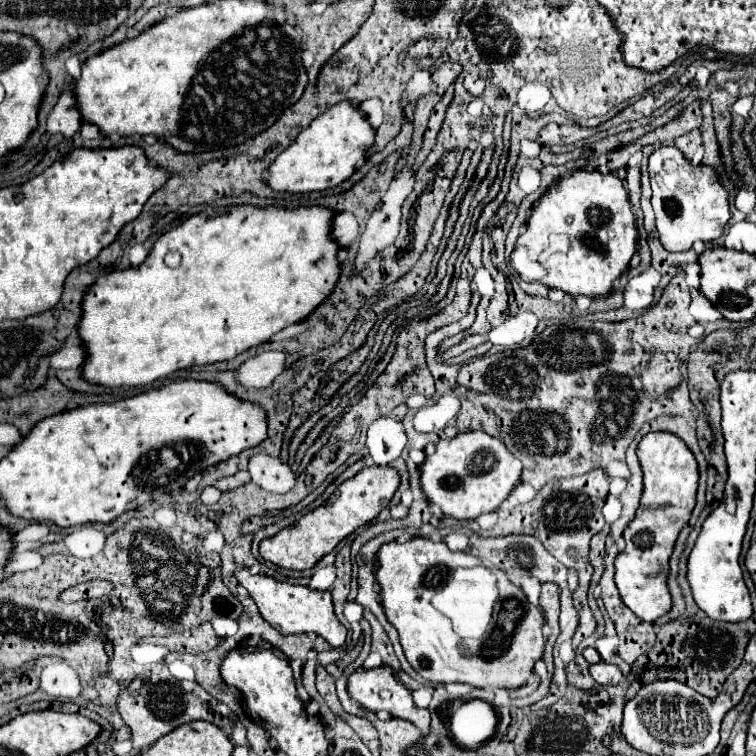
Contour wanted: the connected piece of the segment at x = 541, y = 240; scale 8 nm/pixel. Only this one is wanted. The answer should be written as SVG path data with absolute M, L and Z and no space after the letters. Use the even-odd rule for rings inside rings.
M575 170L551 184L539 204L533 206L525 226L527 230L517 238L515 250L509 258L511 268L525 282L541 282L547 288L561 288L571 296L583 294L595 298L609 294L613 282L629 268L629 260L637 250L637 228L629 194L615 174L601 174L597 170Z

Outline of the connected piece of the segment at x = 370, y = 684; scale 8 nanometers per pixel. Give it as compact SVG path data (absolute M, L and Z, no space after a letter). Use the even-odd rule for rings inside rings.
M379 666L379 668L373 668L373 670L357 670L349 676L349 682L347 682L347 692L351 696L351 700L355 700L361 708L365 710L385 710L389 712L391 716L395 718L401 718L401 720L407 720L411 724L415 724L421 734L429 734L429 710L427 708L417 708L413 704L413 698L411 698L411 692L405 688L405 684L395 676L395 672L389 668L389 666Z

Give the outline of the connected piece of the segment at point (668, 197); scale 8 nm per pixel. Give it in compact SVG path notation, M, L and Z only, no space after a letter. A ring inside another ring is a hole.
M661 146L649 158L649 176L659 242L665 250L683 252L693 248L695 242L711 242L723 234L723 226L731 218L729 200L717 174L709 166L693 166L677 148Z

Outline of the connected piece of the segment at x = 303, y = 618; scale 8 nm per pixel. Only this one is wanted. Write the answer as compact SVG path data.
M241 568L235 572L237 582L247 588L249 596L255 600L261 616L281 634L309 634L315 632L317 636L325 638L333 648L343 646L347 628L337 620L333 612L333 602L329 592L311 590L307 586L293 586L287 582L279 582L265 574L251 574L247 568Z

